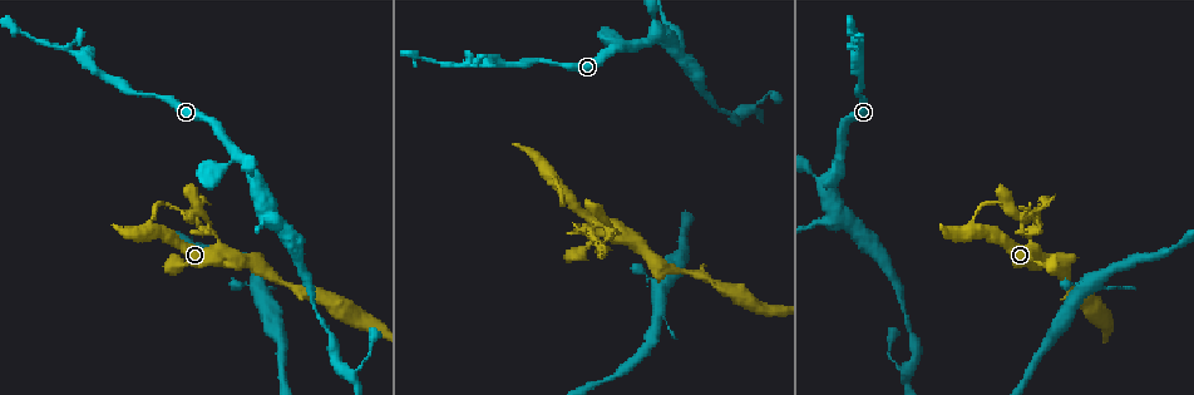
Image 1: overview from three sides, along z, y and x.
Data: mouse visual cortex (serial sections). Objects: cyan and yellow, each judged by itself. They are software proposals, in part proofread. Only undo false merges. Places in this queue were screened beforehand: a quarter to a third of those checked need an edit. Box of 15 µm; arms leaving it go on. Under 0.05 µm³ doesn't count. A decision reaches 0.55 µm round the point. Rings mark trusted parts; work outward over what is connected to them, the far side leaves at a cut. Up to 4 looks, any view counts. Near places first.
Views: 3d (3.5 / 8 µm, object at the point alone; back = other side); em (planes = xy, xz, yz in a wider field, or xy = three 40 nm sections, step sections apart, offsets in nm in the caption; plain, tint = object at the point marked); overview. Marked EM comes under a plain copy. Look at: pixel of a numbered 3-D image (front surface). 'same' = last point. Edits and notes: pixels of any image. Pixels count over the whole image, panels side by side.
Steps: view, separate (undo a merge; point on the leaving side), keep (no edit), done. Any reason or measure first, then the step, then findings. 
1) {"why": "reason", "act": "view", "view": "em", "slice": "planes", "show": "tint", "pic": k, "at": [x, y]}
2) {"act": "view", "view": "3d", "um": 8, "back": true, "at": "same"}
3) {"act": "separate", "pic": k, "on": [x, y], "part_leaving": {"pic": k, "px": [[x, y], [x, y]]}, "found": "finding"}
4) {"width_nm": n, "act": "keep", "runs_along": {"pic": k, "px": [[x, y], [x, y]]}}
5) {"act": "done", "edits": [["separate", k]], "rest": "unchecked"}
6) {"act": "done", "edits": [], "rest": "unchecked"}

{"why": "thick turns thin", "act": "view", "view": "3d", "um": 3.5, "pic": 1, "at": [860, 49]}

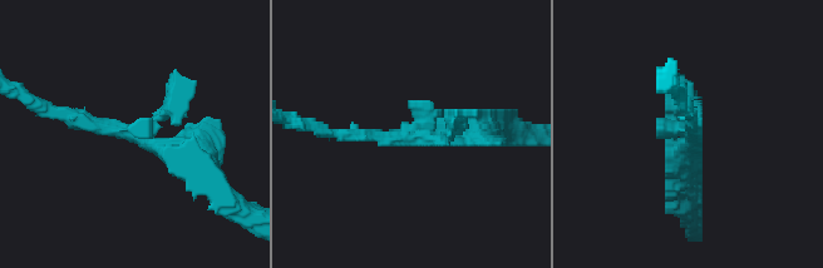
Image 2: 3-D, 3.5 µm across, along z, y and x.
{"why": "need the tissue", "act": "view", "view": "em", "slice": "xy", "step": 2, "show": "tint", "pic": 2, "at": [423, 137]}

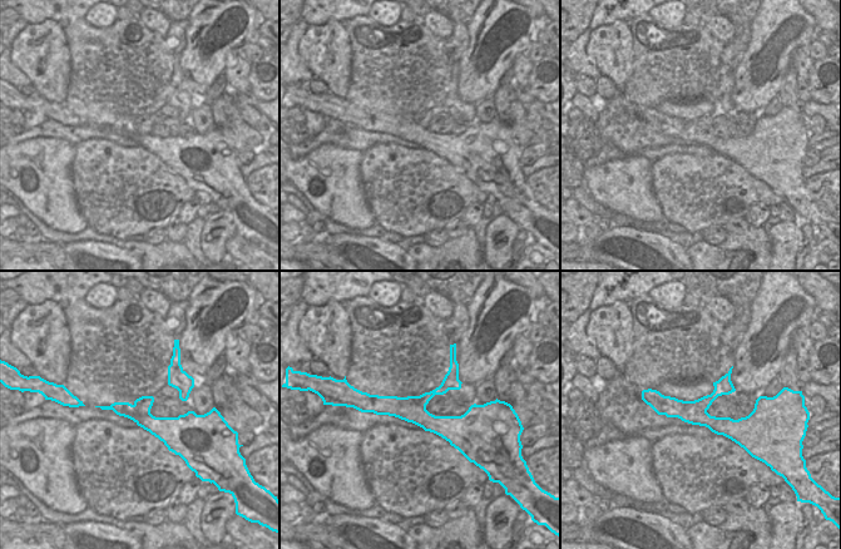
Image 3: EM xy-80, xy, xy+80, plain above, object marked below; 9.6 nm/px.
{"act": "separate", "pic": 2, "on": [175, 95], "found": "two cells meet here"}

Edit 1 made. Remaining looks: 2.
{"why": "thick turns thin", "act": "view", "view": "3d", "um": 3.5, "pic": 1, "at": [832, 221]}

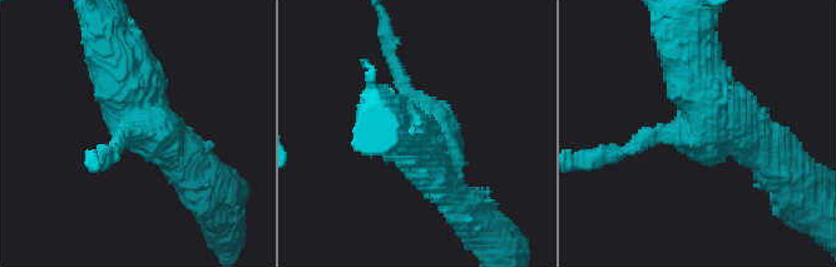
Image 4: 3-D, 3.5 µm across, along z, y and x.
{"why": "now the EM", "act": "view", "view": "em", "slice": "planes", "show": "tint", "pic": 4, "at": [134, 127]}

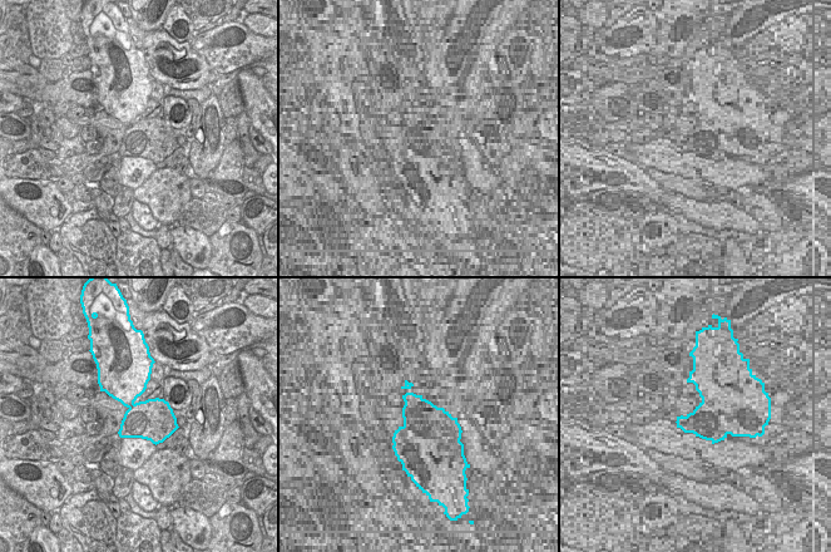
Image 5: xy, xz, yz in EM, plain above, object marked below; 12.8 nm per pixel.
{"act": "separate", "pic": 4, "on": [644, 138], "found": "two cells meet here"}

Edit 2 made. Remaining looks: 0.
{"act": "done", "edits": [["separate", 2], ["separate", 4]], "rest": "unchecked"}

